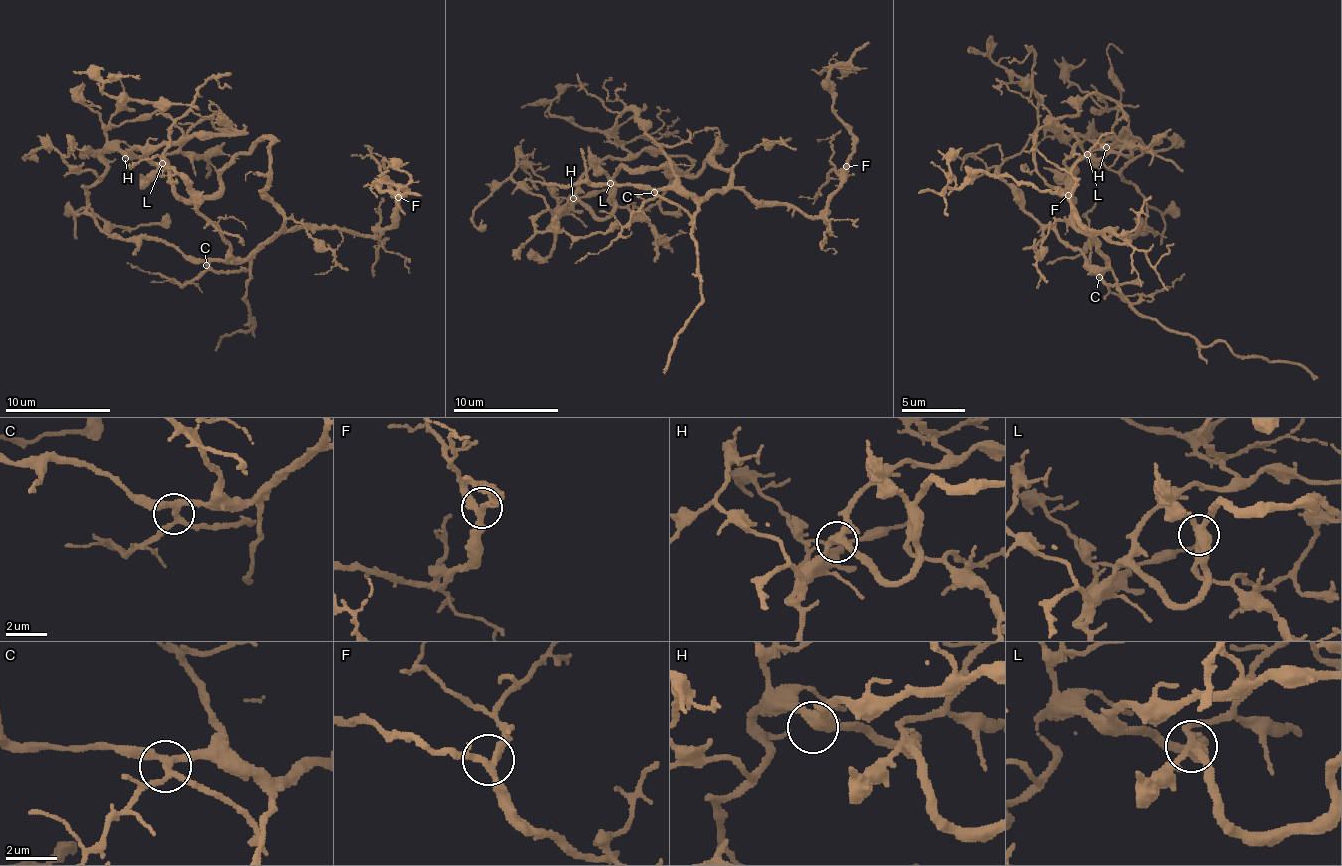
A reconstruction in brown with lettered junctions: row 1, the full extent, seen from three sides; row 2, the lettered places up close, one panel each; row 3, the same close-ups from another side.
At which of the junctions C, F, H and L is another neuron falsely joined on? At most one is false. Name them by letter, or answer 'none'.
none

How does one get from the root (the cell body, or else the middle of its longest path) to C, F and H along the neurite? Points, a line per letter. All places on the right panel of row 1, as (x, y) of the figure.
C: (1055, 233), (1074, 246), (1080, 252), (1083, 265), (1099, 277)
F: (1055, 233), (1096, 268), (1106, 265), (1093, 239), (1099, 233), (1128, 242), (1109, 242), (1090, 230), (1068, 195)
H: (1055, 233), (1023, 208), (998, 169), (1026, 144), (1042, 109), (1058, 131), (1106, 147)

